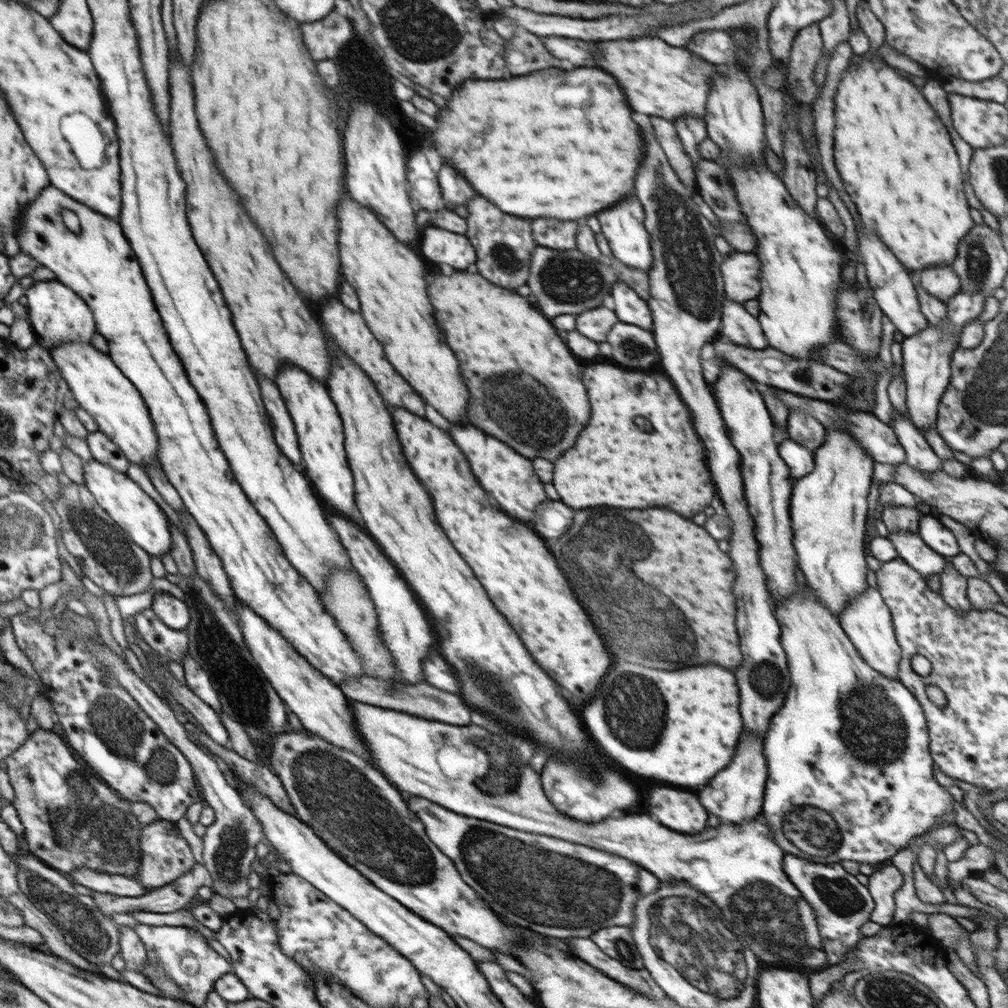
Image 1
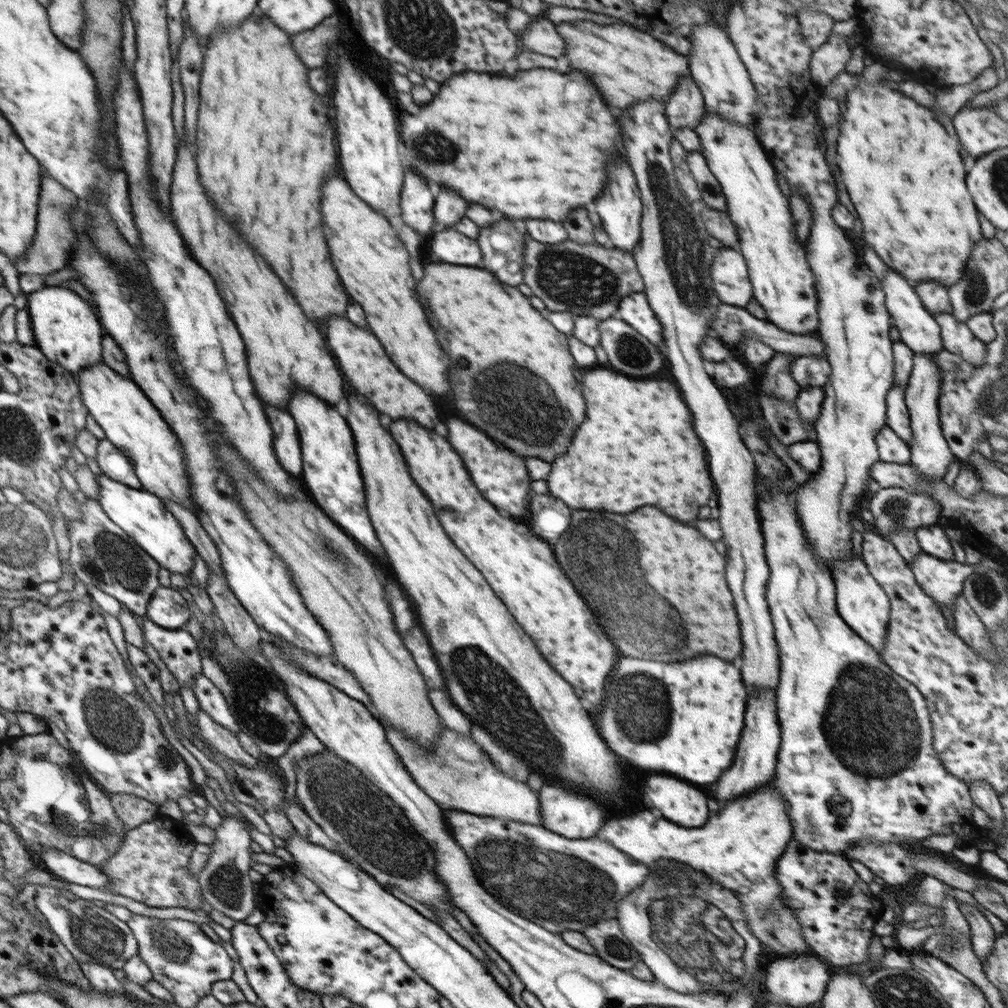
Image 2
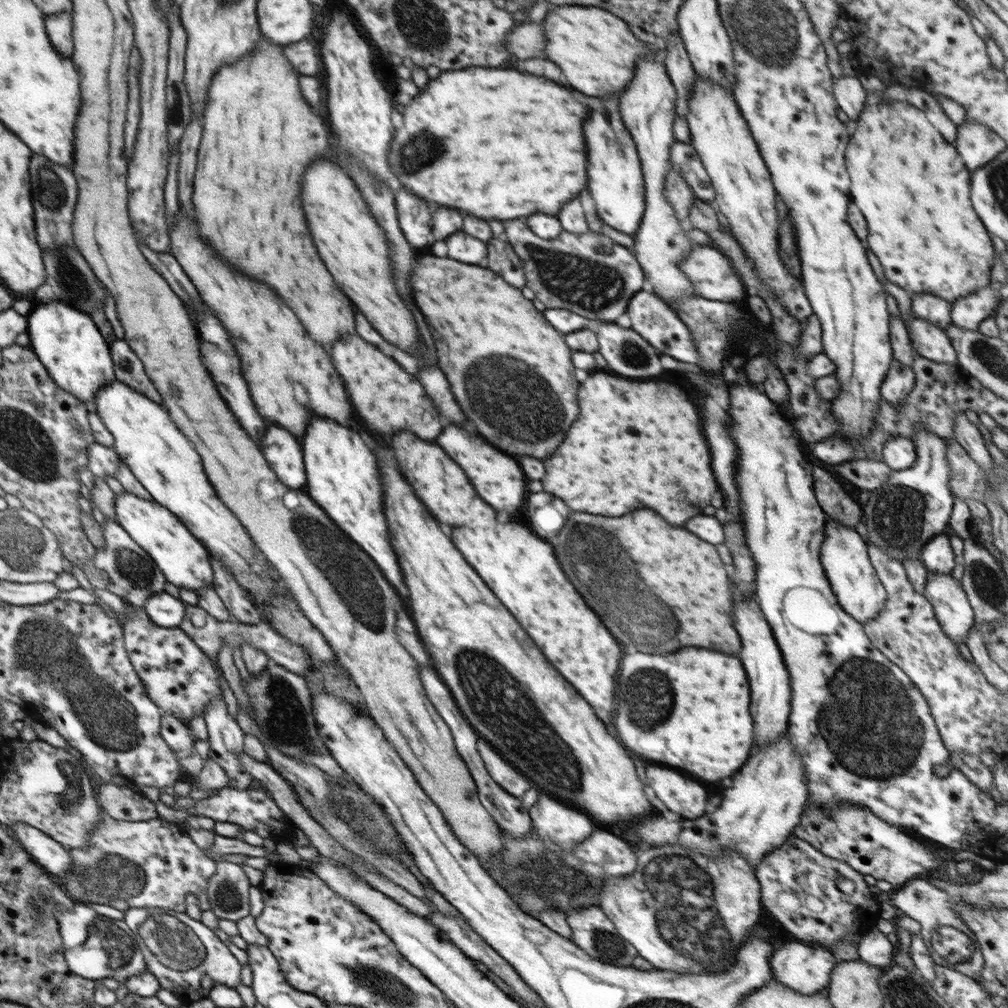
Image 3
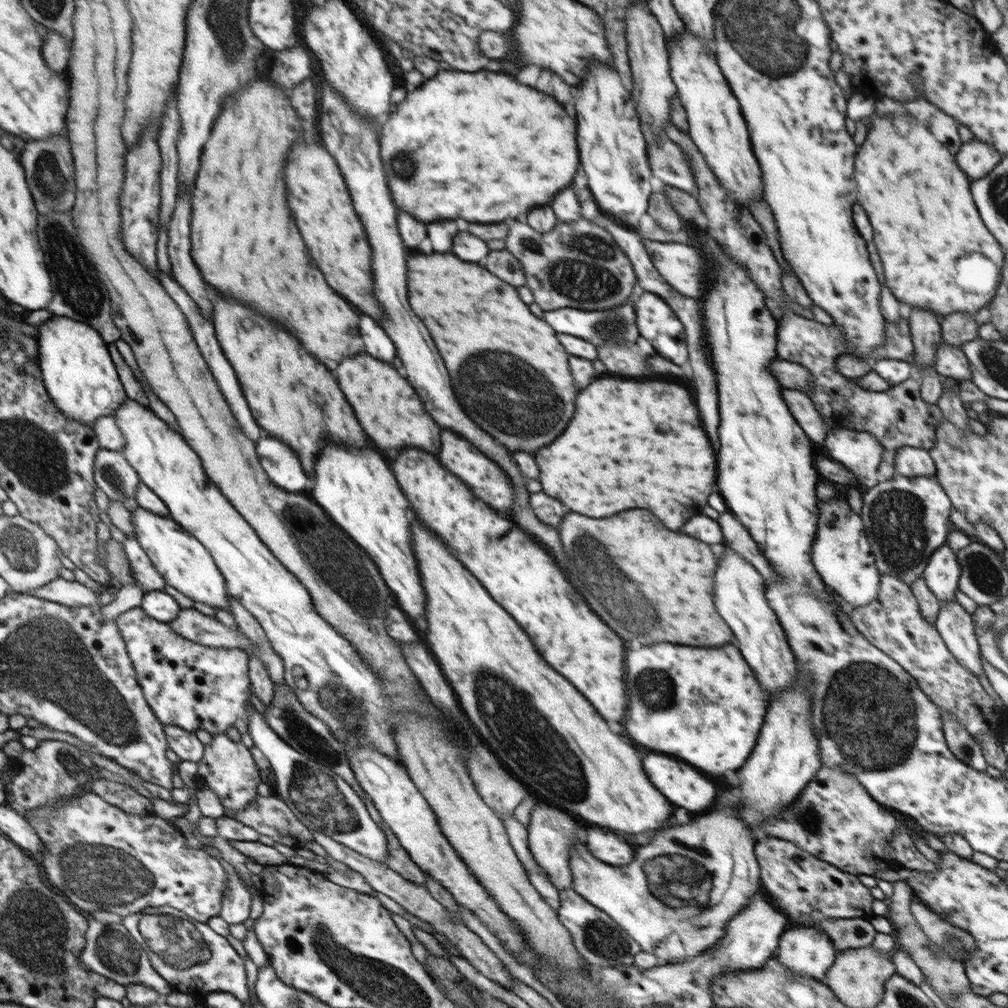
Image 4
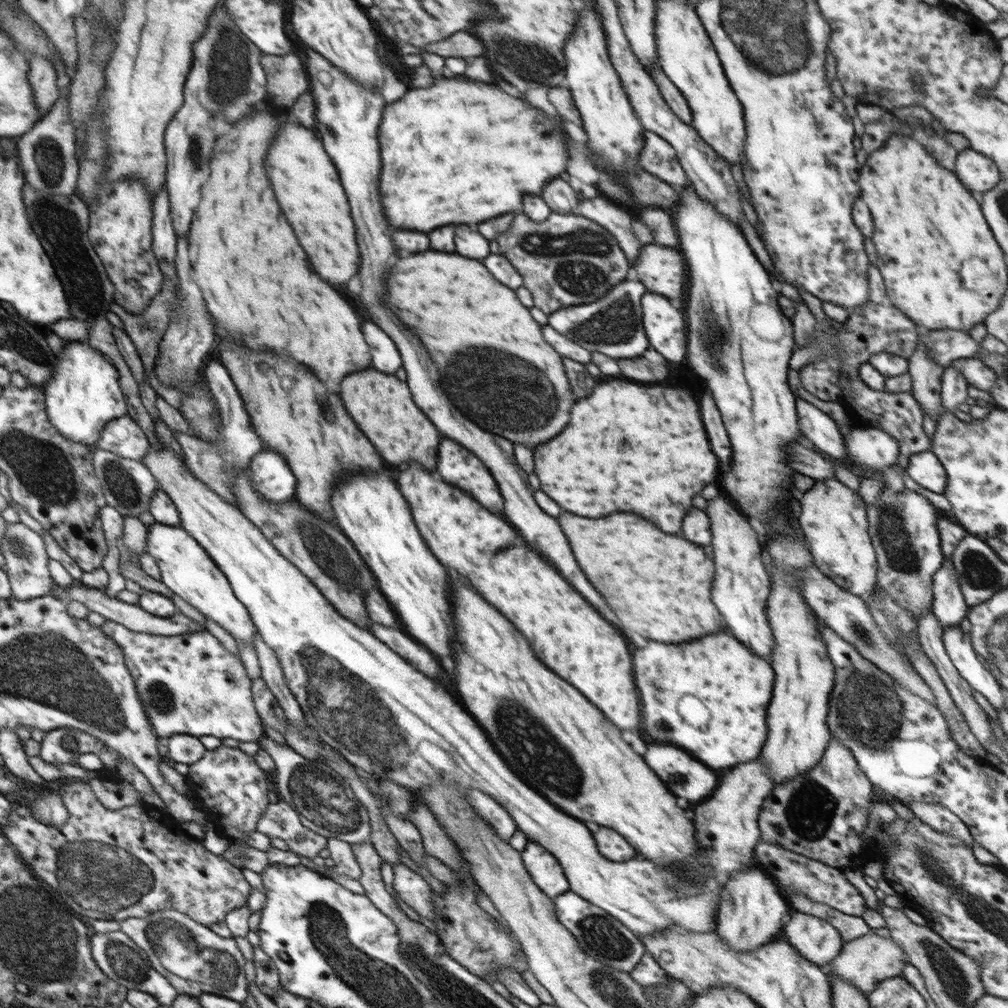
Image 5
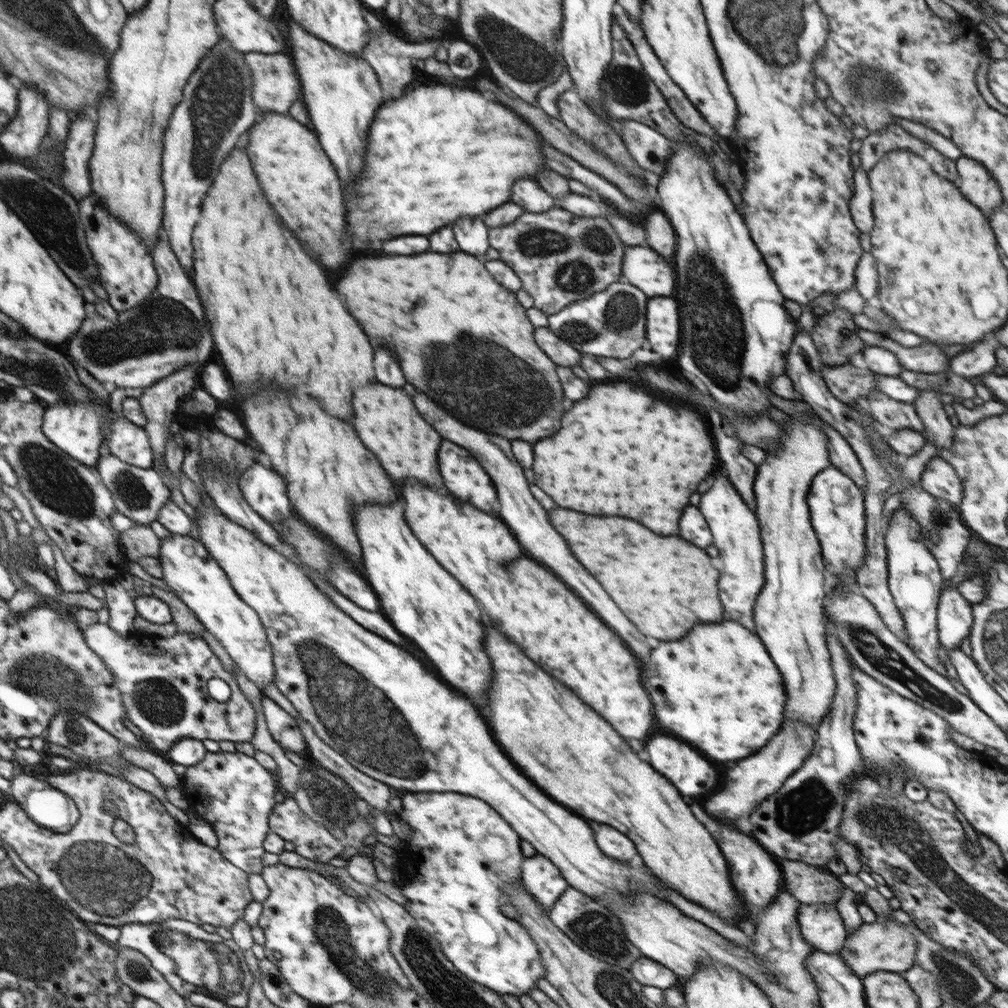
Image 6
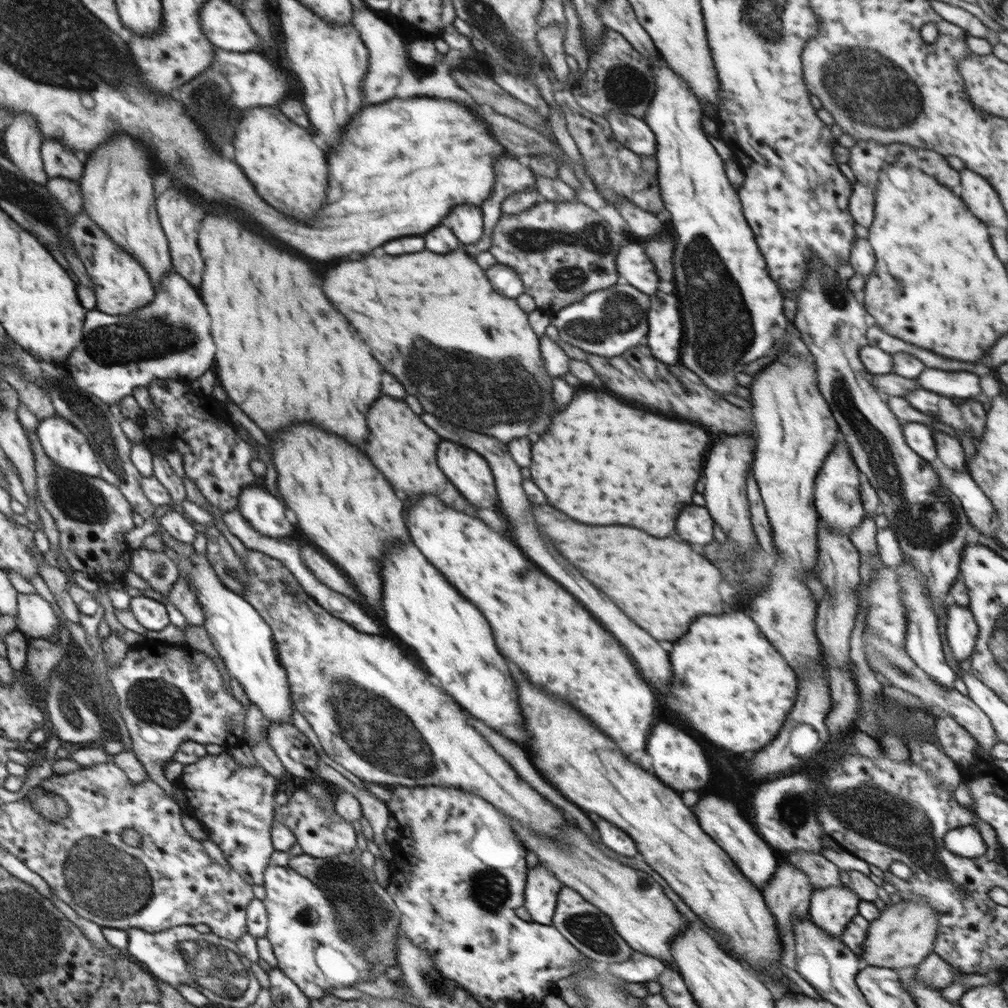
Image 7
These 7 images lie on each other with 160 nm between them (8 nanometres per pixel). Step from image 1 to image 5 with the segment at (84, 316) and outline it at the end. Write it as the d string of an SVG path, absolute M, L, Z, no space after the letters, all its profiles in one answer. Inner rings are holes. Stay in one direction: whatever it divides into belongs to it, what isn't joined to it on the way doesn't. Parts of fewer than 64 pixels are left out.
M64 340L64 349L60 355L56 356L57 363L52 378L42 388L46 394L45 411L49 421L64 438L95 447L104 425L127 414L128 404L120 390L117 368L101 351L90 346L86 340L82 342Z

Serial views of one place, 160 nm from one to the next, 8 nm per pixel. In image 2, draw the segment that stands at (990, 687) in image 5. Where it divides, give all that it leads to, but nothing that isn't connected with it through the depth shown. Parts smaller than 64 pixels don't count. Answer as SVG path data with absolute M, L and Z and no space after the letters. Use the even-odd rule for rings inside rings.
M923 551L918 554L910 567L920 588L940 608L954 610L954 603L963 592L963 580L973 573L974 564L940 560Z

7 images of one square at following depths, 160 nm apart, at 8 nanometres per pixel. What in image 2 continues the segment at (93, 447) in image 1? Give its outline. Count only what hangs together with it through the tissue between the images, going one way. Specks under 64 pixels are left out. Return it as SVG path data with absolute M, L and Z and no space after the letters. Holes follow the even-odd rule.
M108 439L99 441L96 460L106 477L134 489L143 489L129 458Z

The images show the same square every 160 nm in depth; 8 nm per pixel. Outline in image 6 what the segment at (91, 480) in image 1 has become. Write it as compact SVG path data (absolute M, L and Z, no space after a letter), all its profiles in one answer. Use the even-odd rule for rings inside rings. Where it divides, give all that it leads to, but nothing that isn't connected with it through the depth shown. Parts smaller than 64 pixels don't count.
M170 534L170 537L164 539L160 546L160 555L158 556L163 570L162 580L166 581L169 587L177 592L177 597L192 610L197 620L204 625L204 628L218 639L224 650L230 655L230 658L237 664L237 667L252 680L261 690L275 680L275 666L273 661L273 650L267 637L264 625L260 622L258 614L246 602L243 602L238 593L233 589L222 567L212 558L208 550L202 546L198 540L194 540L188 535Z

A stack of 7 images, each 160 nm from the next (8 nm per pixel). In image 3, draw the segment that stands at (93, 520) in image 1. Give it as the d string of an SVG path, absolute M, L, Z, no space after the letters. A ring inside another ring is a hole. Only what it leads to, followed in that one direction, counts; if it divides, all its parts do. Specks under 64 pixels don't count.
M105 518L102 532L104 532L106 547L96 549L96 555L89 558L85 564L80 564L79 567L86 574L93 587L109 590L123 598L122 600L127 605L144 610L147 598L164 590L165 576L160 572L152 557L136 545L136 542L131 540L131 537L115 520Z

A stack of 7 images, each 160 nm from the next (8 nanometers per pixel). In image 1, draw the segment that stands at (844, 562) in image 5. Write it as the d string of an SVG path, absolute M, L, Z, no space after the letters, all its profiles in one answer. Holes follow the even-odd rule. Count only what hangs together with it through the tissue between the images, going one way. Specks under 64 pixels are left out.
M868 586L862 594L859 594L859 597L854 597L853 599L840 612L839 623L841 627L845 630L848 638L851 638L860 656L874 670L877 670L885 677L898 679L899 660L902 653L896 640L890 610L884 603L882 595L878 589Z

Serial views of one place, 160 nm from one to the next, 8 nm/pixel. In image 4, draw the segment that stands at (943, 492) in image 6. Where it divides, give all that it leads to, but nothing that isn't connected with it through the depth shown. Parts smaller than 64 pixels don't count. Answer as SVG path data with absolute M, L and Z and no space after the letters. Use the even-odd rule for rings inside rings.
M902 446L897 450L894 470L896 475L908 477L908 479L934 477L937 472L931 453L912 446Z

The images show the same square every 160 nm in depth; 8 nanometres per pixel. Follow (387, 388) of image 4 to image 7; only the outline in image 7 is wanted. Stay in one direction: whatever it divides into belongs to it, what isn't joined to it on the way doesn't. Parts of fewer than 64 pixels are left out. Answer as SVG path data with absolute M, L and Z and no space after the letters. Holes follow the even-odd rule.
M388 396L378 398L370 408L370 412L366 414L366 422L370 428L366 452L372 464L386 476L386 480L396 490L406 492L409 499L416 499L416 496L422 496L422 494L432 494L440 498L446 506L452 506L454 510L478 516L478 508L470 506L471 503L462 498L460 492L448 482L448 478L436 466L436 448L438 448L440 436L432 428L424 426L420 416L412 414L412 410L402 400L394 400Z

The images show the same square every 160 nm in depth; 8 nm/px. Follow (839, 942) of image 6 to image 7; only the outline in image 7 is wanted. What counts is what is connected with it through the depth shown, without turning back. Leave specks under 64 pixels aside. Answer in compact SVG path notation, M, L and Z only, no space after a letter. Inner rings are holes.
M846 885L822 887L811 894L809 917L825 933L831 934L833 937L840 937L846 925L858 914L860 901L854 890L849 889Z

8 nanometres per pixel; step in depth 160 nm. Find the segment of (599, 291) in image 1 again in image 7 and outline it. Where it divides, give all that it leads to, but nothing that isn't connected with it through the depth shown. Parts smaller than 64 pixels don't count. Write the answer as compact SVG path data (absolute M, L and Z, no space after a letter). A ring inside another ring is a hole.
M541 199L534 206L518 214L501 213L491 232L492 246L488 248L494 258L516 271L524 282L525 293L532 296L542 314L553 316L562 308L582 300L587 294L610 288L618 282L617 252L626 245L626 235L612 230L597 210L581 201L552 202Z

